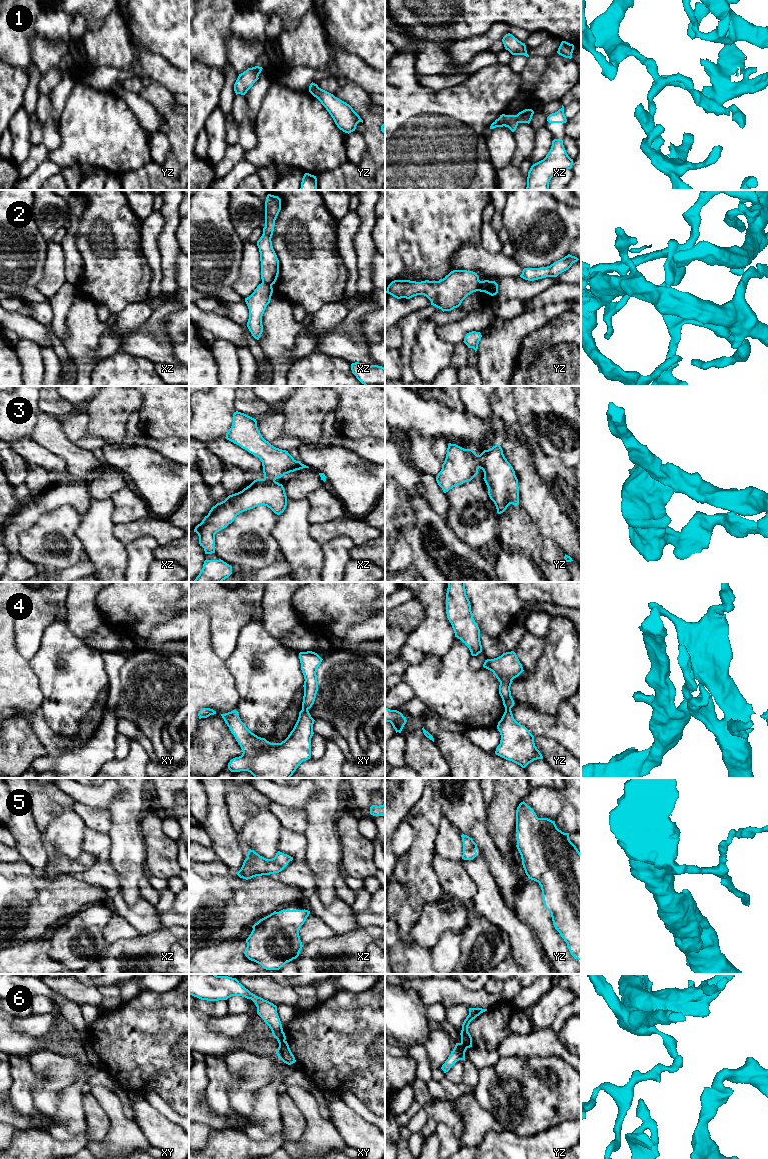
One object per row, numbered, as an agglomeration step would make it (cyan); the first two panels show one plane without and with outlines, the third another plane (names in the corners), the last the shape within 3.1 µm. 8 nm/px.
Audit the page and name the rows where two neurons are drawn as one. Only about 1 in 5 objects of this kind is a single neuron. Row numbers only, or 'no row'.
1, 2, 3, 4, 6

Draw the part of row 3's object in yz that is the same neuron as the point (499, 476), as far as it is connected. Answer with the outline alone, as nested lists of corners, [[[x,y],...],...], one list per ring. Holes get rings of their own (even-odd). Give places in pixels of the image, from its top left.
[[[499,444],[484,450],[479,457],[479,468],[484,472],[488,495],[497,513],[503,513],[510,504],[519,505],[518,479]]]

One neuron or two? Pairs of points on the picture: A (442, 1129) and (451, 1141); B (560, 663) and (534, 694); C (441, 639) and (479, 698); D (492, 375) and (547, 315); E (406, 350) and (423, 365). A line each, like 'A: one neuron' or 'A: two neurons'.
A: one neuron
B: one neuron
C: two neurons
D: one neuron
E: two neurons

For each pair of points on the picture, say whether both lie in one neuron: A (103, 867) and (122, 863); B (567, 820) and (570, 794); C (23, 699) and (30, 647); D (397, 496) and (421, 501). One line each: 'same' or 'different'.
A: different
B: same
C: different
D: different

